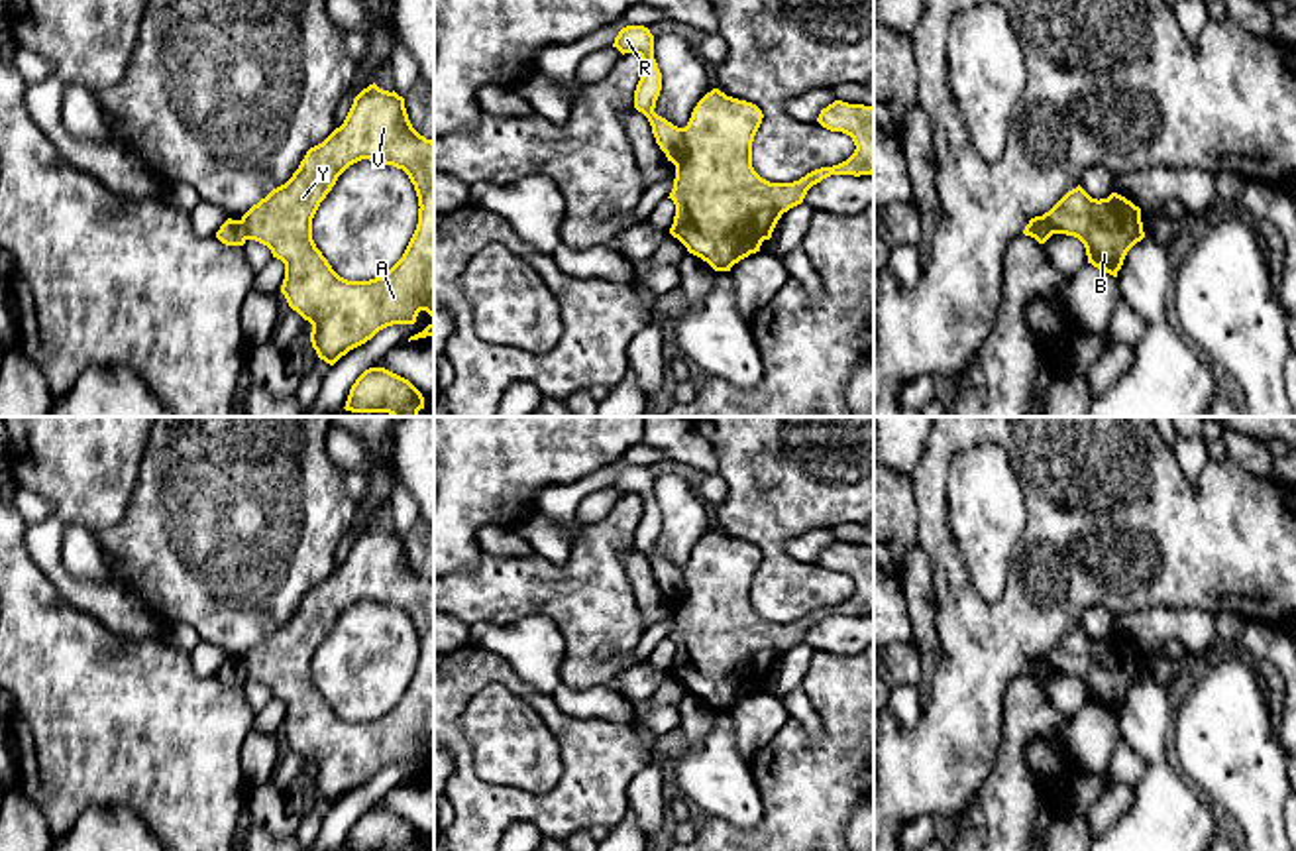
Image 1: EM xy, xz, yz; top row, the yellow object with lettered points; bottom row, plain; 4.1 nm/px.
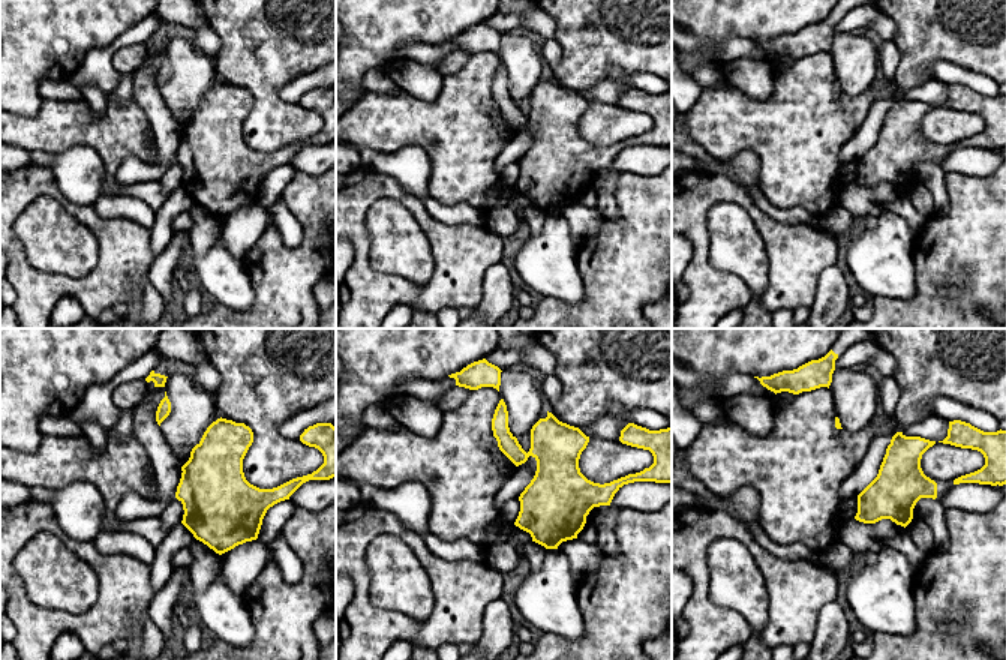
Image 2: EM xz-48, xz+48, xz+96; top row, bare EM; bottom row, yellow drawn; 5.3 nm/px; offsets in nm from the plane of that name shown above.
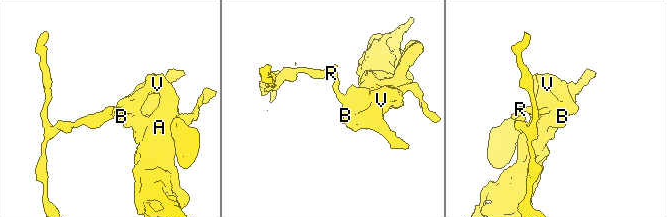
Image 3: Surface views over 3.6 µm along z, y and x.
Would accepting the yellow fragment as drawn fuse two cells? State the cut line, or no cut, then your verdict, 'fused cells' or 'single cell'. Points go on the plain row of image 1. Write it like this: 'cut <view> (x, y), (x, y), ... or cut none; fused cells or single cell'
cut xz (682, 568), (682, 592), (672, 602); fused cells

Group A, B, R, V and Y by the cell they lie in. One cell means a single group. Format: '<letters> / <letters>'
A B V Y / R

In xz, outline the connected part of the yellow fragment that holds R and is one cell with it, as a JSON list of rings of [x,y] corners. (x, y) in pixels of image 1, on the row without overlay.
[[[626,466],[615,478],[613,487],[622,495],[636,493],[642,499],[644,511],[634,531],[634,548],[648,558],[656,584],[674,603],[683,594],[683,572],[654,552],[662,531],[662,513],[654,499],[654,476],[644,466]]]

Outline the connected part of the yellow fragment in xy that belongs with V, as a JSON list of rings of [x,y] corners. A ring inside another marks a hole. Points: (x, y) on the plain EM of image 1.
[[[375,523],[363,529],[344,564],[310,588],[293,617],[253,645],[240,662],[247,680],[267,686],[273,698],[285,704],[281,733],[289,747],[312,765],[312,788],[330,806],[387,766],[414,765],[420,751],[434,759],[434,582],[412,568],[405,539],[395,531],[383,531]],[[361,599],[403,609],[414,625],[420,649],[403,698],[381,717],[348,721],[316,688],[312,658],[338,617]]]

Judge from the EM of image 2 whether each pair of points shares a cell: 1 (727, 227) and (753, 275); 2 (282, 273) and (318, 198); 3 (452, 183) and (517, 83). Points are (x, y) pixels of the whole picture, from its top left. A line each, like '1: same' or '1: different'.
1: same
2: same
3: different

